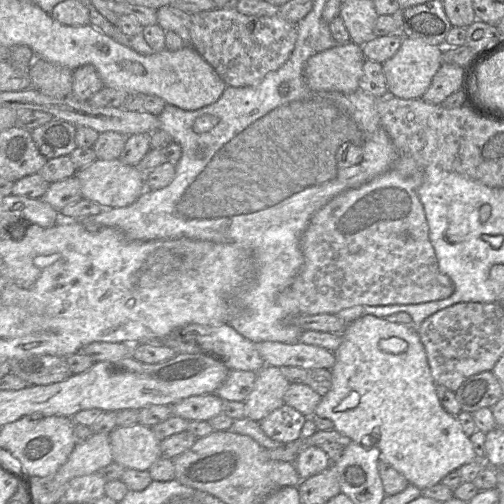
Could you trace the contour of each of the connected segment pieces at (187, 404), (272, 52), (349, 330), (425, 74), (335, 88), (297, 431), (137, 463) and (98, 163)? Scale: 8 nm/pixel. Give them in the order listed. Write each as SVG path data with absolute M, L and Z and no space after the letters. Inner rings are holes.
M209 393L203 395L190 396L174 403L173 405L167 406L172 407L172 413L174 416L179 416L189 421L208 421L211 418L222 413L222 403L223 399L221 399L216 393Z
M213 9L201 11L191 15L190 36L190 45L215 69L226 85L233 87L246 87L258 85L269 72L277 70L288 60L297 39L297 23L289 22L278 14L272 16L249 16L238 12L236 9Z
M366 315L353 320L346 325L342 332L342 343L333 353L336 360L334 366L329 369L332 374L332 386L330 390L321 397L314 414L320 418L332 421L335 431L365 448L379 449L380 461L389 463L396 471L406 478L409 484L415 485L421 490L440 483L448 473L459 469L462 465L480 460L474 451L470 437L464 433L457 417L447 413L439 402L436 394L436 383L431 375L427 355L419 333L414 326L406 326L396 322L390 322L384 318Z
M403 37L401 46L395 55L382 63L388 93L400 99L421 98L443 64L442 51L443 46L428 44L419 38Z
M349 41L311 56L304 78L316 91L352 93L359 89L365 60L362 46Z
M284 404L258 423L269 438L278 442L289 443L301 437L301 429L305 420L306 416Z
M135 424L109 433L113 461L126 469L148 470L162 457L160 442L150 427Z
M118 158L114 160L96 159L90 165L78 169L74 176L80 181L82 198L94 201L104 208L129 206L147 189L145 173L139 167L122 163Z

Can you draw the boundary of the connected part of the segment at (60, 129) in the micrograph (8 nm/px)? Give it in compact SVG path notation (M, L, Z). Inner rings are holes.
M53 119L30 133L39 152L48 160L69 156L77 148L76 126L65 120Z

